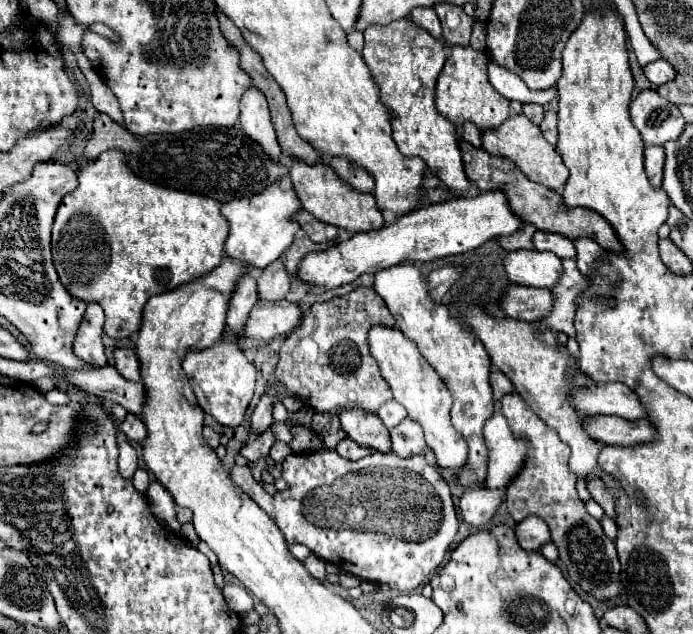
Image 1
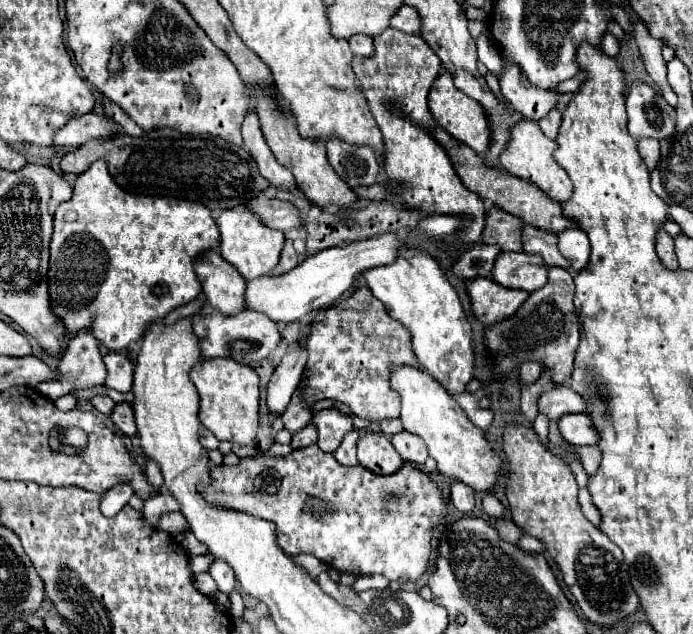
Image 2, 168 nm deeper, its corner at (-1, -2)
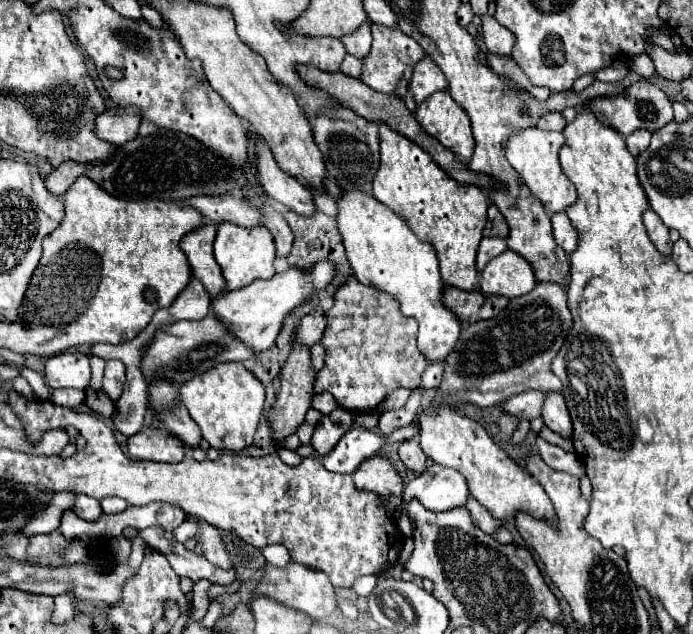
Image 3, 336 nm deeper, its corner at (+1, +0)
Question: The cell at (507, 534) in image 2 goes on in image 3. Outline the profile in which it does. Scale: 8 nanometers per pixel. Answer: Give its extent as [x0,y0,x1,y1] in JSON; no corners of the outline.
[465,496,501,534]

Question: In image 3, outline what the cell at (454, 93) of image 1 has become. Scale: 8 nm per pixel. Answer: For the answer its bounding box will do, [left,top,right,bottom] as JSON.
[415,90,473,164]

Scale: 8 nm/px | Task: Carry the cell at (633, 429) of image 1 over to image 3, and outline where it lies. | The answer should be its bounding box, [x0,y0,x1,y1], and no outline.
[541,392,571,438]

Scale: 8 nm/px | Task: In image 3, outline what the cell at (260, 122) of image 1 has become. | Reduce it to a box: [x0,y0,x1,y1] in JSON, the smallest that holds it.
[257,140,315,216]

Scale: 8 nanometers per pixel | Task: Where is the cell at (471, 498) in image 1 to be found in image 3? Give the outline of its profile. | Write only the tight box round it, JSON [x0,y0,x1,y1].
[397,464,469,538]

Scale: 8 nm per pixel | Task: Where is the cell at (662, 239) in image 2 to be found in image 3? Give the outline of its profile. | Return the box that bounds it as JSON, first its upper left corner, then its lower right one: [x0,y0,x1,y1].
[643,210,671,256]

